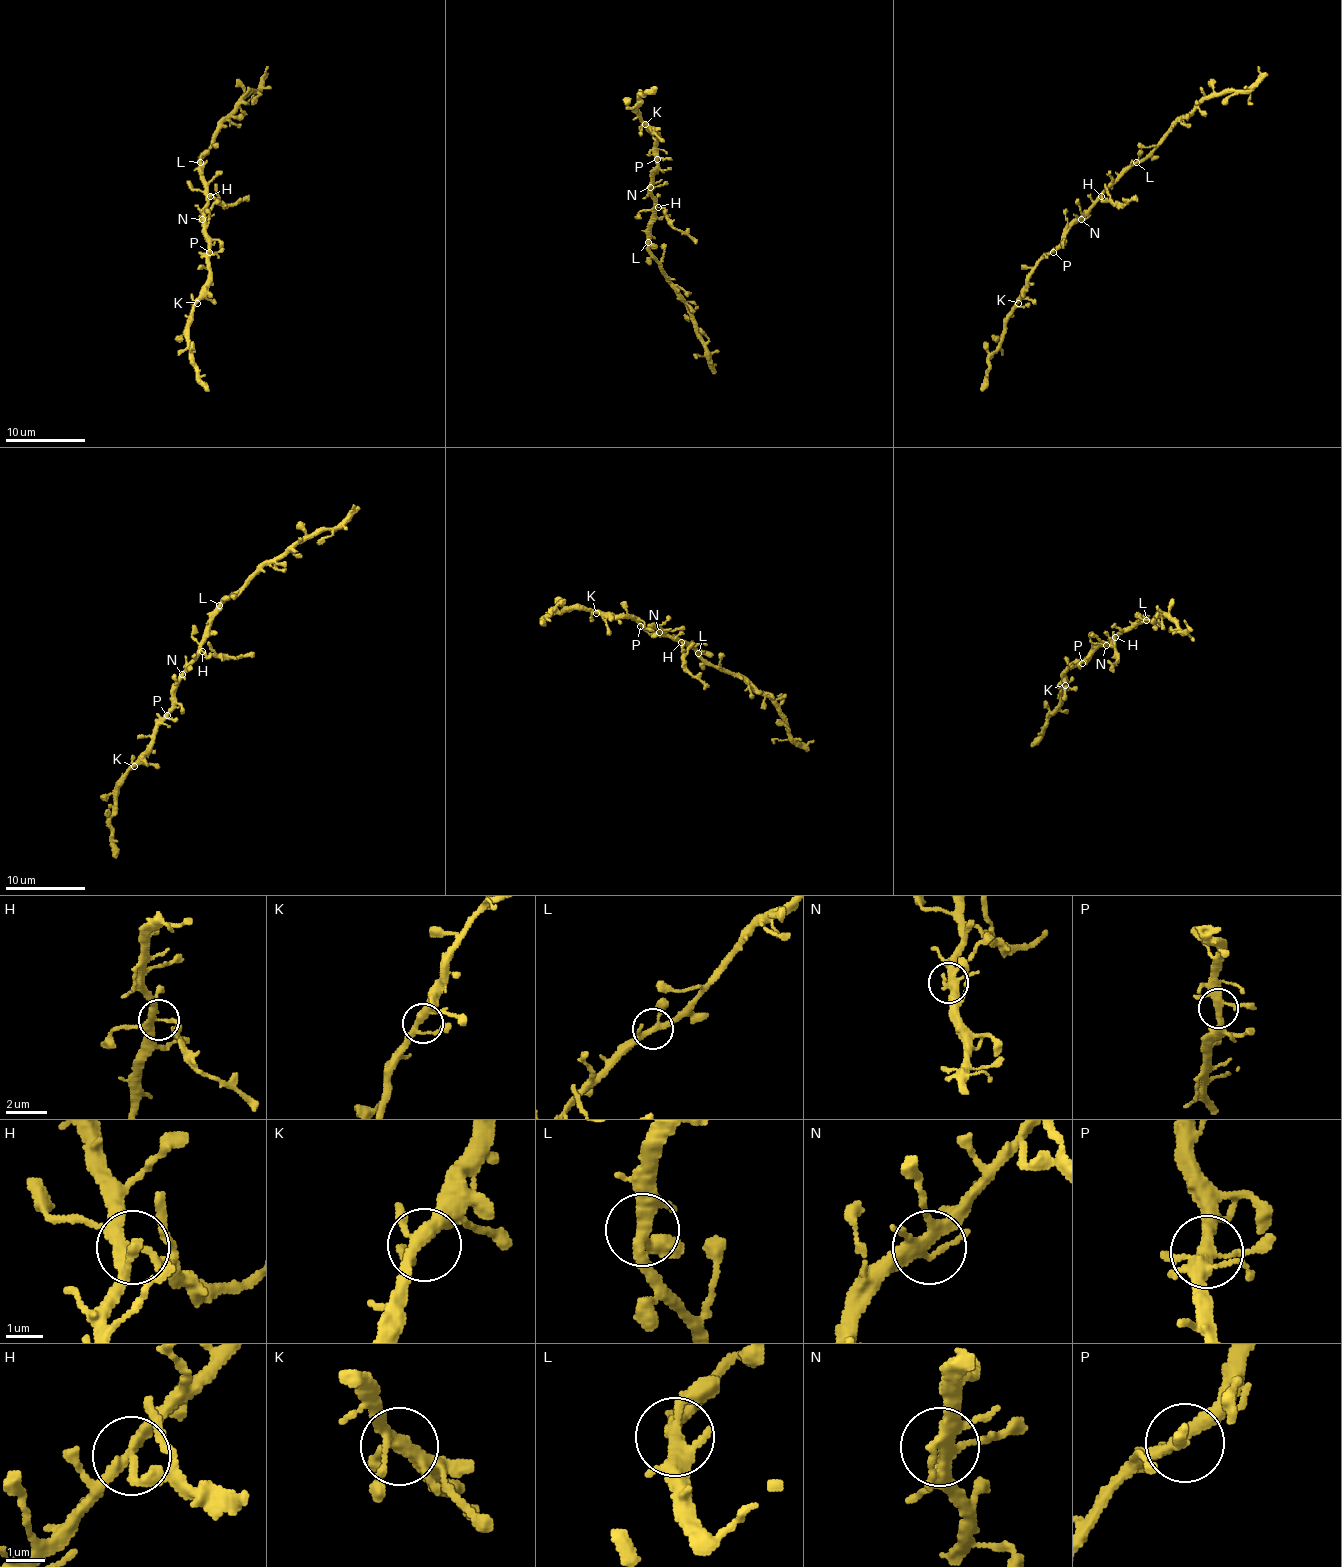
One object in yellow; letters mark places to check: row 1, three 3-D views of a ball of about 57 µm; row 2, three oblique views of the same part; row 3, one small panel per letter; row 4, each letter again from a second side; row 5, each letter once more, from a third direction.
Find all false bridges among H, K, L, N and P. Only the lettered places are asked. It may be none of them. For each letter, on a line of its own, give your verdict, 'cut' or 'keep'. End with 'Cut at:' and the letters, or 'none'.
H: cut
K: keep
L: keep
N: keep
P: keep
Cut at: H

